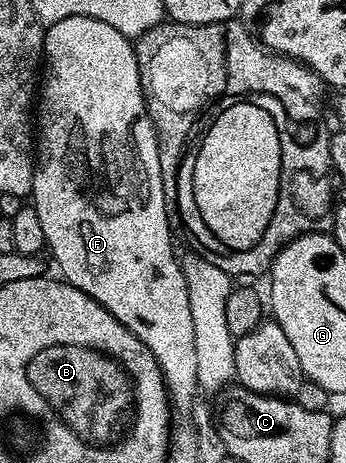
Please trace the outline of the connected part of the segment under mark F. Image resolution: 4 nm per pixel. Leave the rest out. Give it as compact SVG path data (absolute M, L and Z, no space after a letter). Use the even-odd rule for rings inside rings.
M70 16L61 18L61 22L52 24L46 29L43 37L43 59L45 75L42 77L41 91L37 96L37 155L29 200L37 210L37 218L41 218L41 226L45 229L46 251L51 252L56 266L59 267L58 275L62 279L77 290L89 294L89 298L93 298L105 310L109 310L109 314L113 314L113 318L117 318L121 326L125 326L133 334L137 334L137 338L141 338L141 342L151 351L153 358L157 358L157 366L163 375L174 411L187 412L195 400L195 395L200 395L201 392L197 382L197 341L193 339L193 313L189 311L189 290L185 290L183 265L177 252L175 256L174 250L171 249L171 220L167 217L169 203L161 186L161 162L157 158L155 127L151 125L151 119L147 116L147 103L141 90L135 45L121 34L121 30L113 30L109 22L101 22L88 16Z

